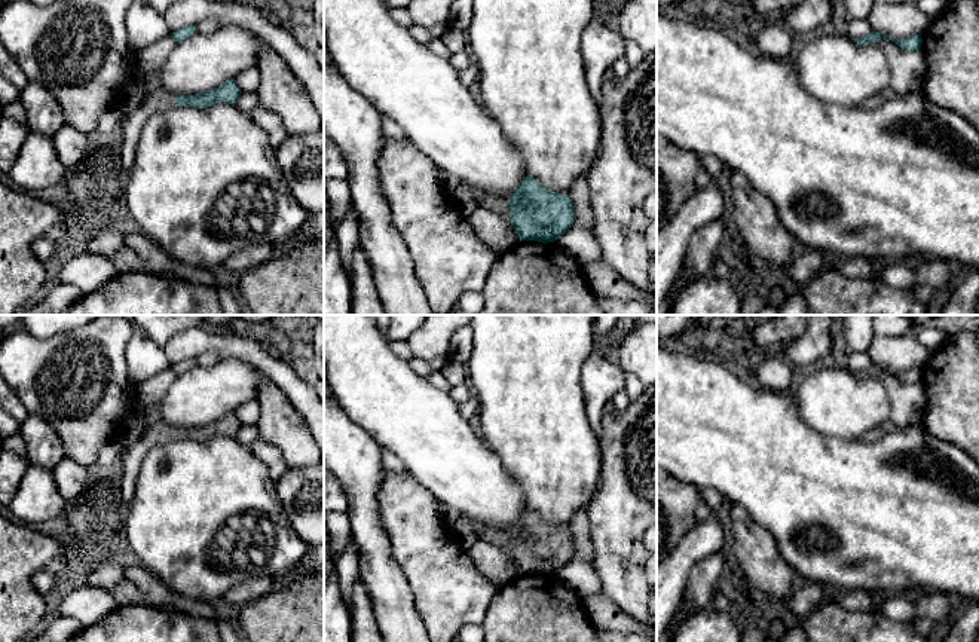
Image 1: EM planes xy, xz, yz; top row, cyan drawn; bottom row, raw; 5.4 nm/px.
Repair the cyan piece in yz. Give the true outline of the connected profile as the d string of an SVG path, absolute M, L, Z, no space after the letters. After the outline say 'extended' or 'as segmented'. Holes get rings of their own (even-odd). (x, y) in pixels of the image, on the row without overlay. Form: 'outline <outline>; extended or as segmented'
outline M875 363L871 367L865 369L862 372L853 372L853 373L856 376L862 377L862 379L866 379L866 377L874 377L879 372L891 373L894 377L897 377L902 382L906 382L906 383L918 383L918 382L921 382L921 377L923 377L921 367L912 367L908 372L897 373L897 372L891 372L890 369L881 367Z; as segmented

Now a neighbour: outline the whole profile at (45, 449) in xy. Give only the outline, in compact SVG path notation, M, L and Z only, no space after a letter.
M28 415L19 434L27 446L30 464L52 471L65 458L59 435L45 419Z

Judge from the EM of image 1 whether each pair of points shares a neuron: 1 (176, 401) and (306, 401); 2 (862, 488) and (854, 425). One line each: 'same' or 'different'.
1: different
2: different

